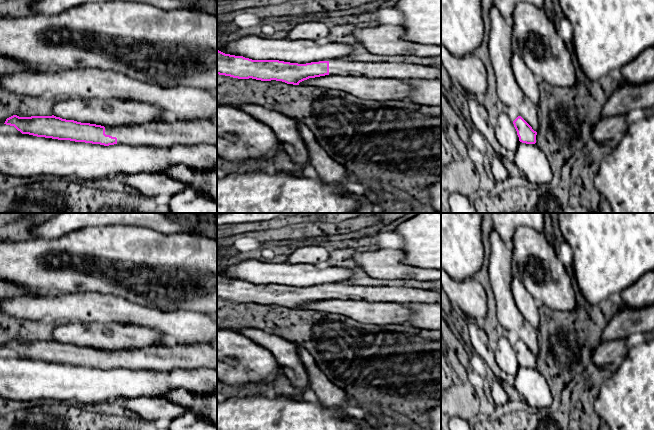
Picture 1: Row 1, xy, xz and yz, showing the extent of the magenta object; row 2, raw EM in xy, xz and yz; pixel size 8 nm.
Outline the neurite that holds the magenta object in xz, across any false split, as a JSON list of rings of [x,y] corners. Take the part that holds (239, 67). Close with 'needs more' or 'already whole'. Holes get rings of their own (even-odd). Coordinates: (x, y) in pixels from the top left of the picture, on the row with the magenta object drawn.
[[[218,49],[217,74],[238,79],[276,80],[293,85],[325,75],[363,76],[401,81],[412,78],[441,79],[441,70],[418,64],[358,62],[345,59],[298,64],[279,60],[252,60],[225,54]]]; needs more

